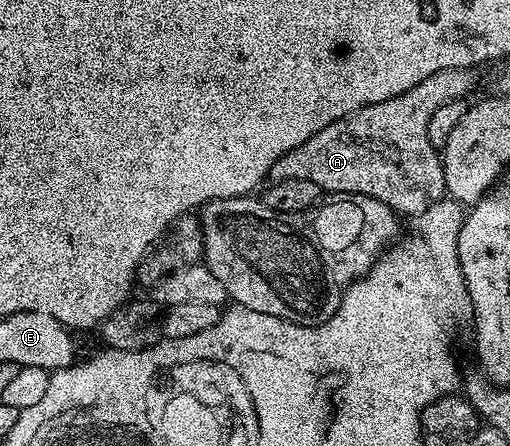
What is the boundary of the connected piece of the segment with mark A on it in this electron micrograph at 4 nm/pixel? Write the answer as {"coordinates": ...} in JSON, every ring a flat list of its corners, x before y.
{"coordinates":[[476,69,438,71,394,99,367,105,348,117,330,123,330,127,322,127,322,131,310,135,310,139,306,139,302,147,294,147,294,151,282,155,278,163,270,167,267,180,274,182,310,179,318,183,320,190,328,195,355,195,378,199,400,215,419,215,426,212,431,205,445,200,446,197,444,163,441,154,429,143,427,137,430,119,433,118,434,111,443,104,467,98,467,93,476,85,476,75]]}

